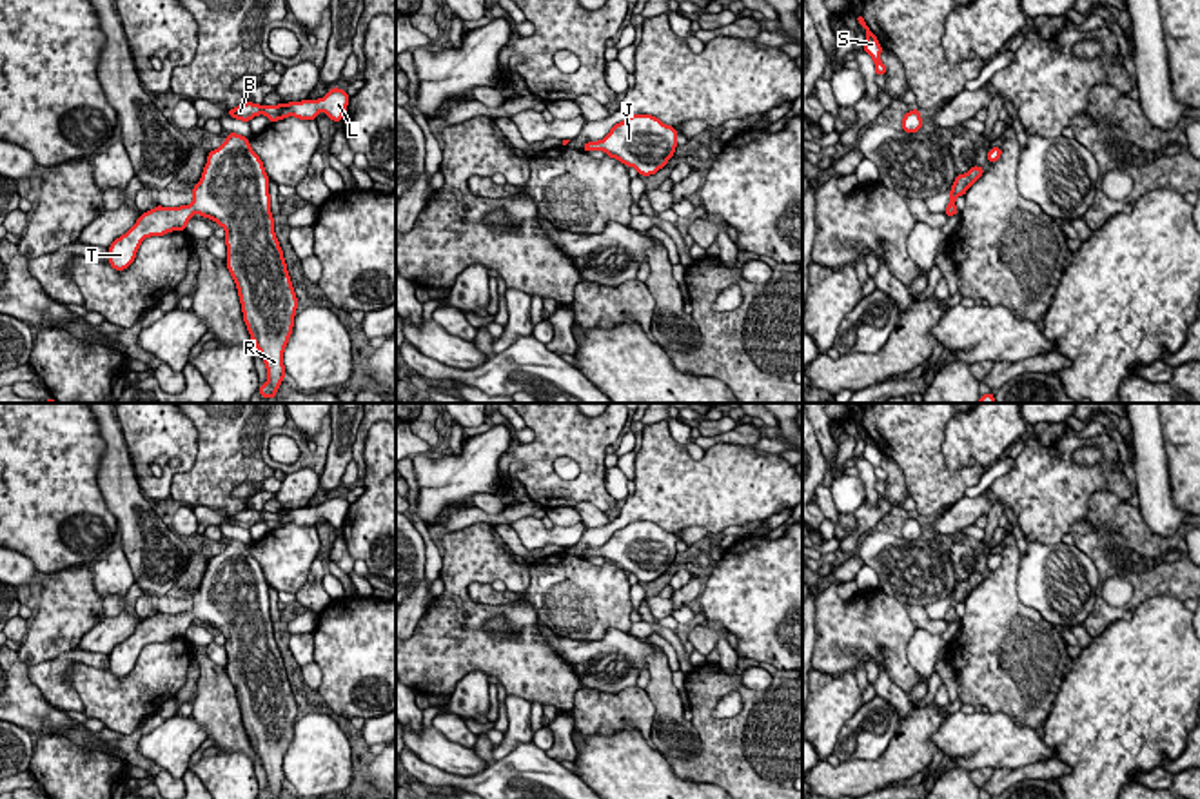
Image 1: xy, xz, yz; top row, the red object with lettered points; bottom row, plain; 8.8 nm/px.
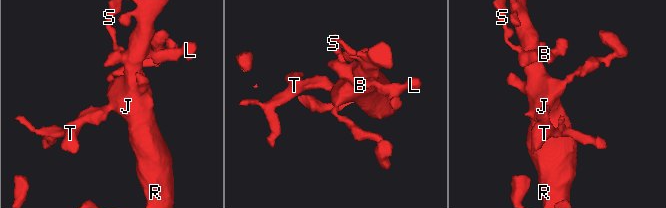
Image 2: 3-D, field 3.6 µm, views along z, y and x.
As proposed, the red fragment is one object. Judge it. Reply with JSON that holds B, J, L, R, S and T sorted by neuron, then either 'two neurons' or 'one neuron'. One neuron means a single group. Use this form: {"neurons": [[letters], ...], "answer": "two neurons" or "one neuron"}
{"neurons": [["B", "J", "L", "R", "S", "T"]], "answer": "one neuron"}

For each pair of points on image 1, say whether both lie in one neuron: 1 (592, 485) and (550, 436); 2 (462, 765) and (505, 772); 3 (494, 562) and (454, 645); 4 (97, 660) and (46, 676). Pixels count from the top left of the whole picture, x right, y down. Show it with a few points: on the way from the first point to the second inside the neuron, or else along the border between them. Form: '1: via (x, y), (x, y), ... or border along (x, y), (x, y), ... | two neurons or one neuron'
1: via (590, 471), (590, 463), (565, 438) | one neuron
2: border along (489, 765), (471, 776), (445, 772) | two neurons
3: via (471, 572), (456, 587), (454, 621) | one neuron
4: via (84, 658), (69, 658), (59, 667) | one neuron

